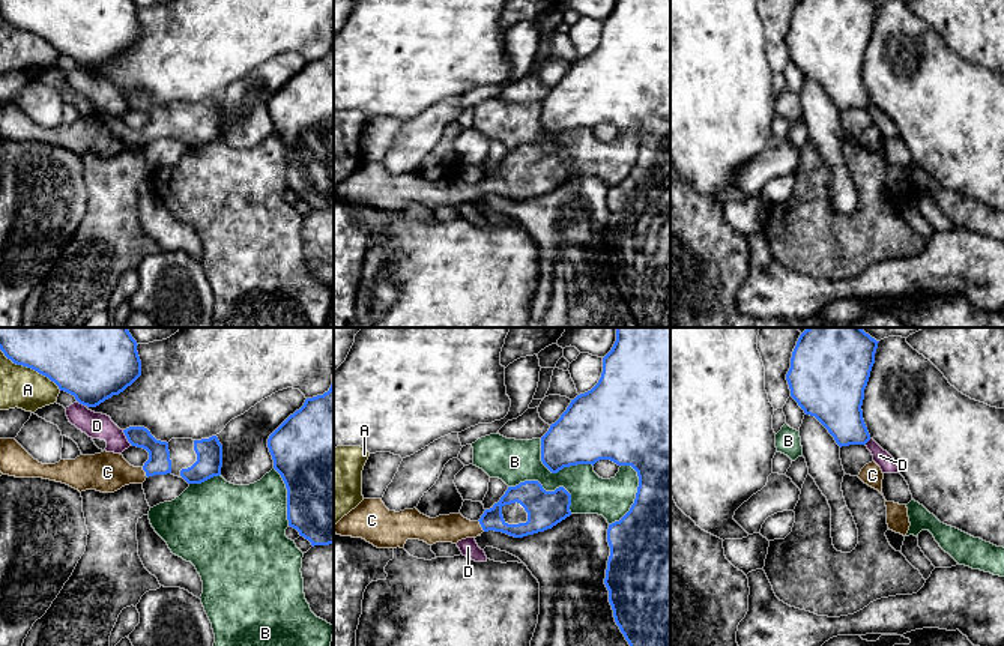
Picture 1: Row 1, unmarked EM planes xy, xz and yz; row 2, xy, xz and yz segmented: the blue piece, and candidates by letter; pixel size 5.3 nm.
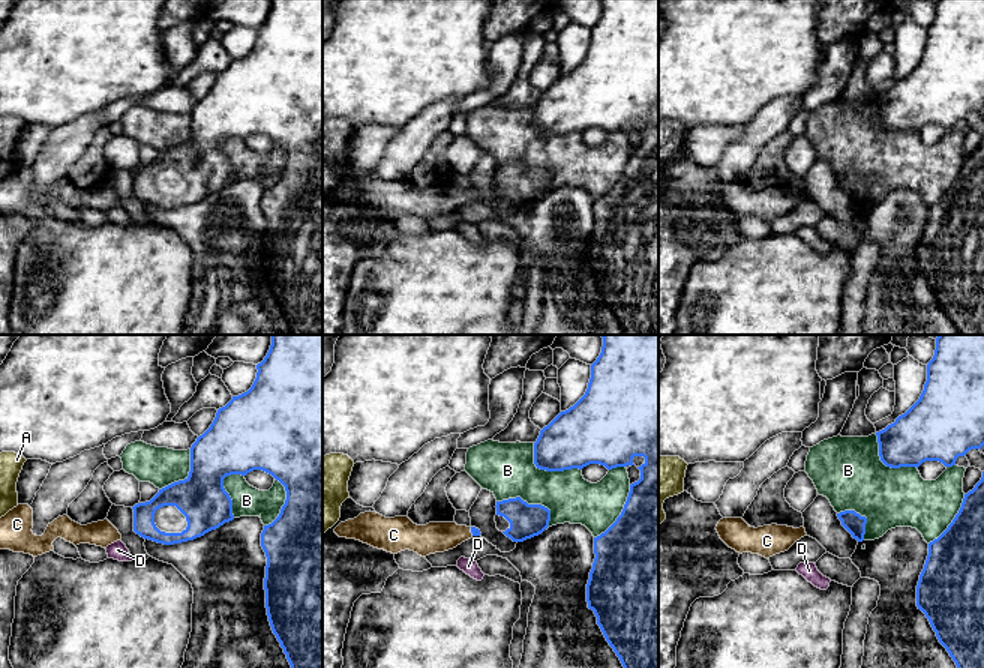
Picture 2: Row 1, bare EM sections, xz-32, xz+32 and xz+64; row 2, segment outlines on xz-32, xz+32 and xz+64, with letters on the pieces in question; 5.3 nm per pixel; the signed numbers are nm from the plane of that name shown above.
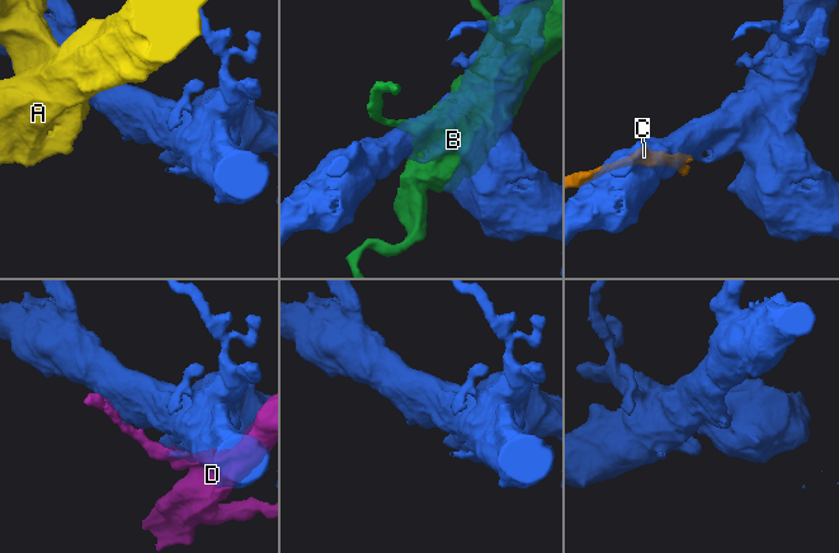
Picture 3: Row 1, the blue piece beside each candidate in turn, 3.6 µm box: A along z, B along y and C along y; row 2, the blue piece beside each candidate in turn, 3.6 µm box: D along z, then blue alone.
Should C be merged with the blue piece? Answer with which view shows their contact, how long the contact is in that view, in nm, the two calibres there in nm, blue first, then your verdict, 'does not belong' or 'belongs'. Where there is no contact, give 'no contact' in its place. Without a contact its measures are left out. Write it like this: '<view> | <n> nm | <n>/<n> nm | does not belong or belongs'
xz | 70 nm | 120/150 nm | belongs

